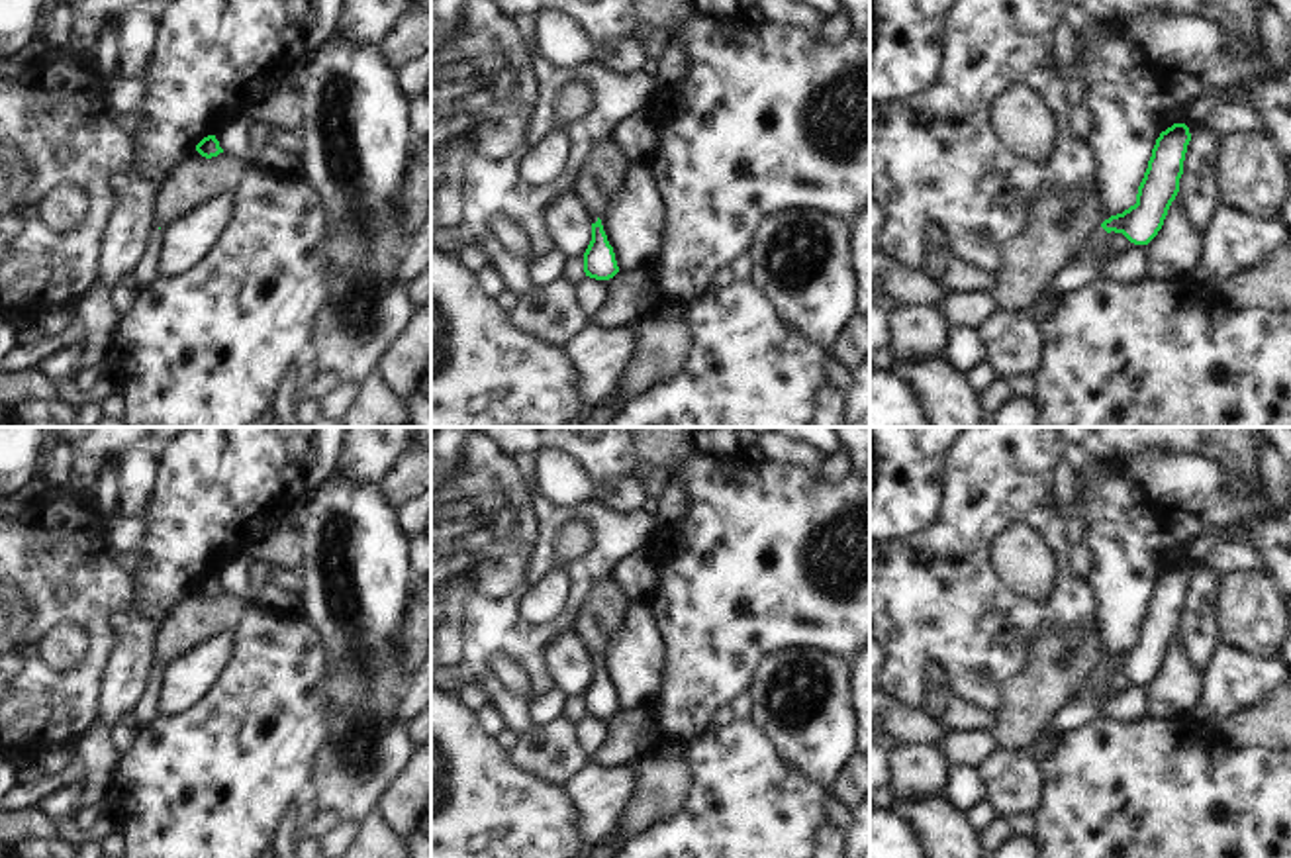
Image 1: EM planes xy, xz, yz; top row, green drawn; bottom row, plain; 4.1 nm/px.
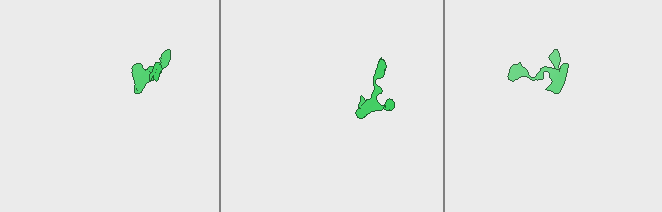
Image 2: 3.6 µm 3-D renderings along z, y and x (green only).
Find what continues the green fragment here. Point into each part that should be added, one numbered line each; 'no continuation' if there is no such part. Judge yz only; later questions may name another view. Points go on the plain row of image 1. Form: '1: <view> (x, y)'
1: yz (1013, 778).

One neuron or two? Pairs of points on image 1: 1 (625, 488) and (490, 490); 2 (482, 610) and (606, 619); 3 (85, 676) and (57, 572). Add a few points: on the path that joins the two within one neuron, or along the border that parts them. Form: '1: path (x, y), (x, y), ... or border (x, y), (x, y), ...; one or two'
1: border (637, 475), (608, 478), (592, 486); two
2: border (598, 578), (571, 627); two
3: path (96, 651), (96, 623), (83, 598); one

